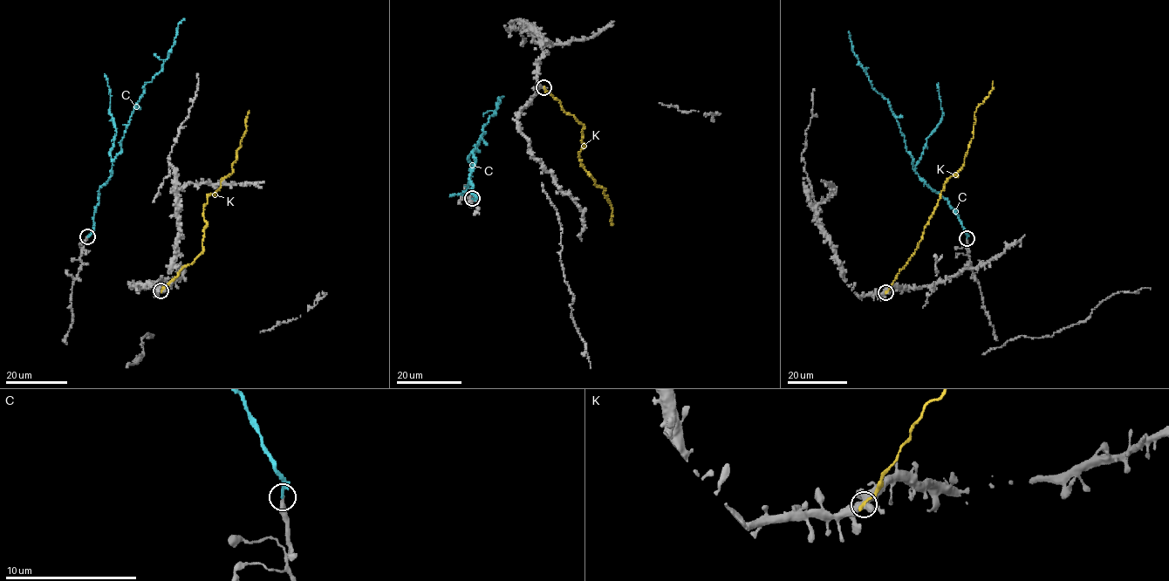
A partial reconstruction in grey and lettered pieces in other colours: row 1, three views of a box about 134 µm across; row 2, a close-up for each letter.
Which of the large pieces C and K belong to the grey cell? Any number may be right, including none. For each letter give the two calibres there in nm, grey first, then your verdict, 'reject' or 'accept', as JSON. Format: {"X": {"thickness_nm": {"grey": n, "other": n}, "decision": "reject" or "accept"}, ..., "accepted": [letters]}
{"C": {"thickness_nm": {"grey": 320, "other": 260}, "decision": "accept"}, "K": {"thickness_nm": {"grey": 500, "other": 240}, "decision": "reject"}, "accepted": ["C"]}

